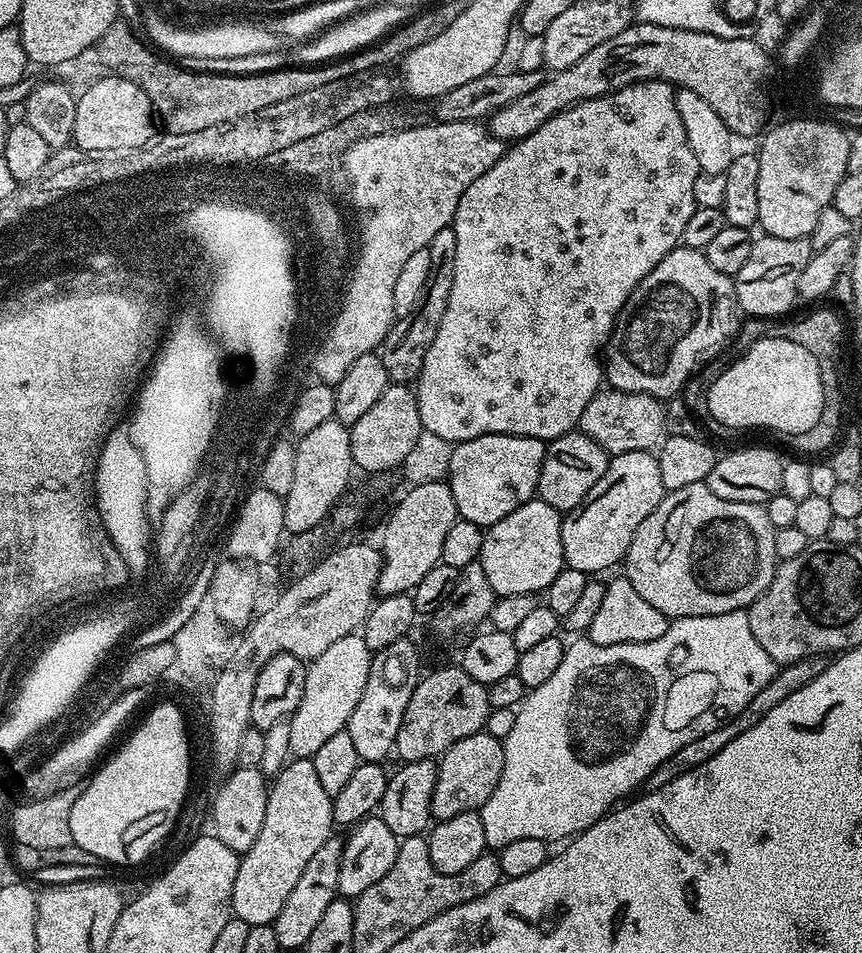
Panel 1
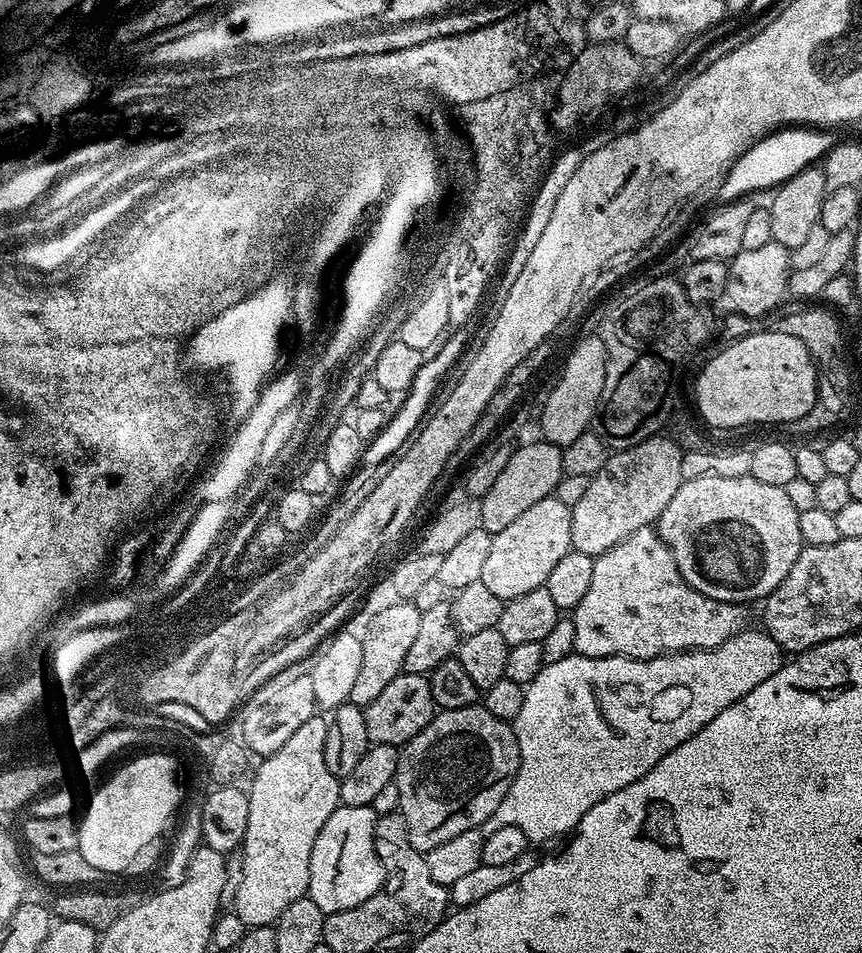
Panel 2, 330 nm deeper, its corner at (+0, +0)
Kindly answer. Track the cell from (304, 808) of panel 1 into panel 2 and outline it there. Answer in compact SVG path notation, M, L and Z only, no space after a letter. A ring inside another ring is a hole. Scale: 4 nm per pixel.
M317 714L302 722L302 726L298 726L297 732L290 737L290 742L282 746L282 750L259 761L251 777L252 788L247 789L250 818L246 822L242 845L242 886L238 886L238 894L231 905L238 918L242 918L245 929L275 925L286 906L290 906L290 902L305 899L314 842L322 826L326 826L326 818L330 818L330 814L334 814L334 810L341 805L340 780L330 774L330 766L326 766L326 734L329 721L323 720L322 716Z

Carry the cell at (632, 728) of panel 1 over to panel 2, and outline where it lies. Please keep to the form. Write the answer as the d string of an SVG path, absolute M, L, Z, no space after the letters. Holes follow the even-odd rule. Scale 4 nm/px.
M742 631L739 635L724 642L722 646L711 648L705 652L676 652L670 656L659 656L653 660L635 660L625 656L590 658L573 654L562 658L562 662L545 663L531 684L525 687L522 710L514 722L518 738L520 773L514 778L506 798L502 798L498 810L494 810L494 814L490 814L490 818L484 823L482 829L484 835L494 834L494 830L498 830L502 826L518 826L518 830L522 830L522 834L526 834L526 838L530 842L552 840L555 836L567 837L582 818L582 814L586 814L590 810L590 806L602 802L602 798L606 798L610 794L638 782L638 778L642 778L654 766L658 766L658 762L662 762L662 758L666 758L666 754L670 754L670 750L682 746L682 742L686 742L691 736L698 734L698 730L702 730L702 726L706 726L714 718L718 718L718 714L722 714L722 710L726 710L726 706L730 706L741 700L746 694L750 694L750 690L754 690L754 686L766 682L766 678L770 678L770 674L774 674L784 665L786 662L784 649L778 646L778 642L774 642L774 638L768 635L767 631L759 631Z

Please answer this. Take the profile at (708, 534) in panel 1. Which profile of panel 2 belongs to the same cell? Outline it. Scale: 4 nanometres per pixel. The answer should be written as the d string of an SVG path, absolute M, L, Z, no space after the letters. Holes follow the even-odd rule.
M752 475L742 478L714 478L711 476L710 478L685 480L681 484L678 494L670 500L670 506L666 506L666 510L662 510L658 521L658 531L660 537L666 542L666 546L670 546L674 560L678 562L680 573L690 587L706 594L706 598L714 598L718 602L748 606L751 600L757 600L757 602L767 600L769 594L786 578L786 574L790 574L790 566L794 566L794 562L798 562L800 549L805 547L802 530L798 530L799 517L800 512L794 506L794 502L790 502L790 494L786 494L784 488L766 486L766 482L758 482Z

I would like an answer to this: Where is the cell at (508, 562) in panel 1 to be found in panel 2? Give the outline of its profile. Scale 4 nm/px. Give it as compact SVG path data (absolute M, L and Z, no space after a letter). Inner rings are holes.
M555 494L534 502L519 518L514 518L506 530L498 530L490 542L490 555L482 583L490 594L498 594L505 602L518 600L547 585L550 574L568 552L573 551L570 538L572 509Z

